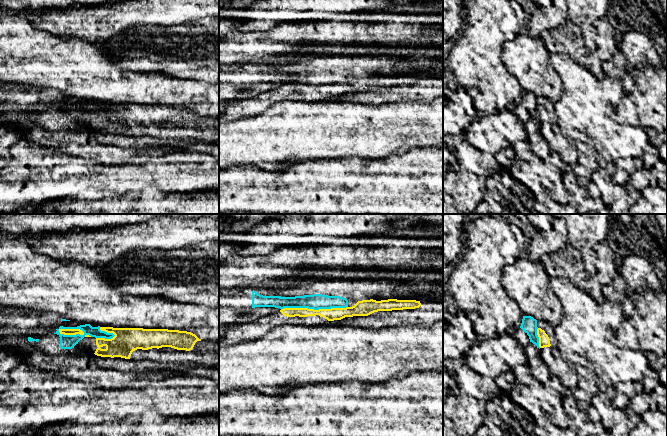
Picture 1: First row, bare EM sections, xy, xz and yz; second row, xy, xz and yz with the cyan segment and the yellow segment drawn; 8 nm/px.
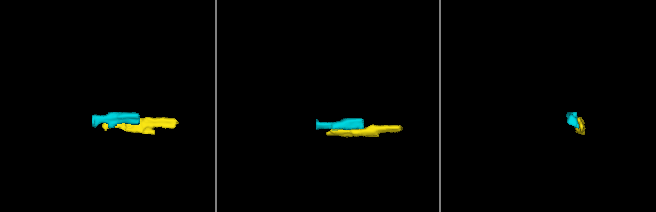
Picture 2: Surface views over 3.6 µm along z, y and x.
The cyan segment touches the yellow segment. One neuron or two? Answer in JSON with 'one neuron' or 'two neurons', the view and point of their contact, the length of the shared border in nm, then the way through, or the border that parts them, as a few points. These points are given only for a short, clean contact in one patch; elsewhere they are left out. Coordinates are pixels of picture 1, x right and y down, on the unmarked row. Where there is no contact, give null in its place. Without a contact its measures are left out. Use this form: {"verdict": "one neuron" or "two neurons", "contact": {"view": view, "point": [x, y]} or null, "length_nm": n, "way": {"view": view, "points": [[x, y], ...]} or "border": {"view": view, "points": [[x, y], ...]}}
{"verdict": "two neurons", "contact": {"view": "xz", "point": [314, 85]}, "length_nm": 550, "border": {"view": "xz", "points": [[347, 82], [318, 85], [281, 85]]}}

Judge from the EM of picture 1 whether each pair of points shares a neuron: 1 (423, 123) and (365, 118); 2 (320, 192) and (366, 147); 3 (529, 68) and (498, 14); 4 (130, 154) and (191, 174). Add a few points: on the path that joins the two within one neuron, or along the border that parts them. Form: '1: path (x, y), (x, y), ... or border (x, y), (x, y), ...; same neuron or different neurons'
1: path (409, 123), (379, 123); same neuron
2: border (333, 157), (379, 159); different neurons
3: border (523, 30), (504, 43), (502, 51), (503, 61); different neurons
4: border (161, 154), (137, 157), (116, 165); different neurons

